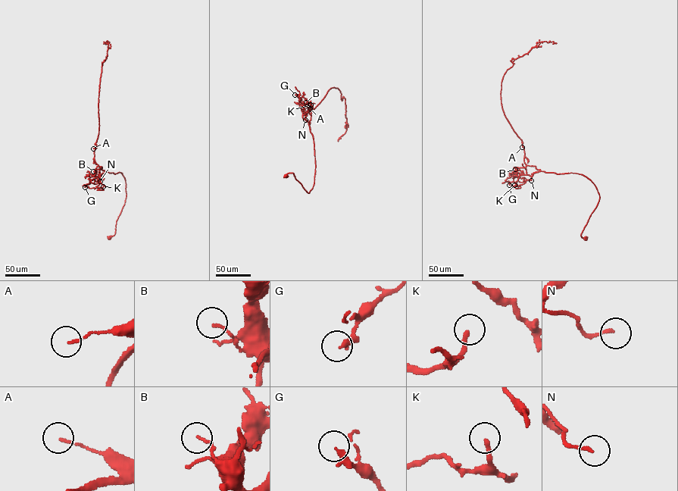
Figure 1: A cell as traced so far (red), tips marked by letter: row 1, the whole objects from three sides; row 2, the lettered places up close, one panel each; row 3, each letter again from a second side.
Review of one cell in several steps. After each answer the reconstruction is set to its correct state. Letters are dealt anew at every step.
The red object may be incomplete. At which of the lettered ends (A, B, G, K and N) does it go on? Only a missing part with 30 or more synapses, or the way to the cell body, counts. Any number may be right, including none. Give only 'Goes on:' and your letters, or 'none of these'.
Goes on: none of these

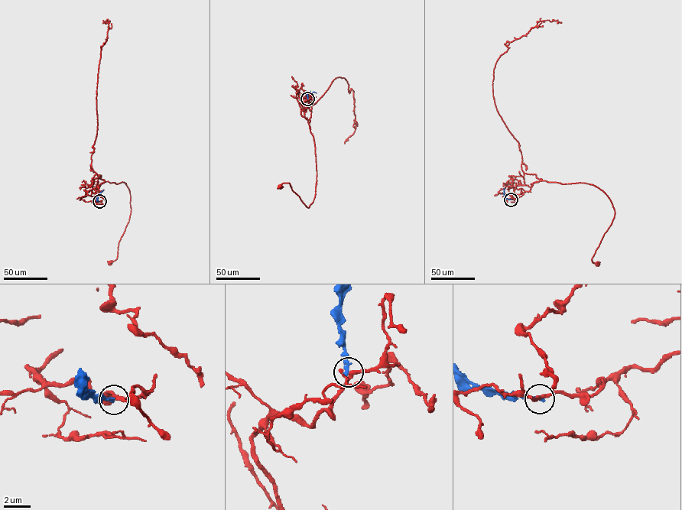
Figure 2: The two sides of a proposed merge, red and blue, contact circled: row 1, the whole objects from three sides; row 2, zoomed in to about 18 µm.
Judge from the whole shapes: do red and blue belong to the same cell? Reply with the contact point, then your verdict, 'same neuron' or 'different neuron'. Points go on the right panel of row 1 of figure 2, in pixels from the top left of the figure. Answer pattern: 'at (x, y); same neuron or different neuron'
at (511, 199); different neuron

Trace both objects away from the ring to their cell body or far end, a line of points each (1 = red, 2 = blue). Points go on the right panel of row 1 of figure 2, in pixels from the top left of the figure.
1: (511, 199), (541, 180), (585, 183), (602, 190), (615, 214), (592, 259), (597, 264)
2: (511, 199), (505, 196), (504, 188)

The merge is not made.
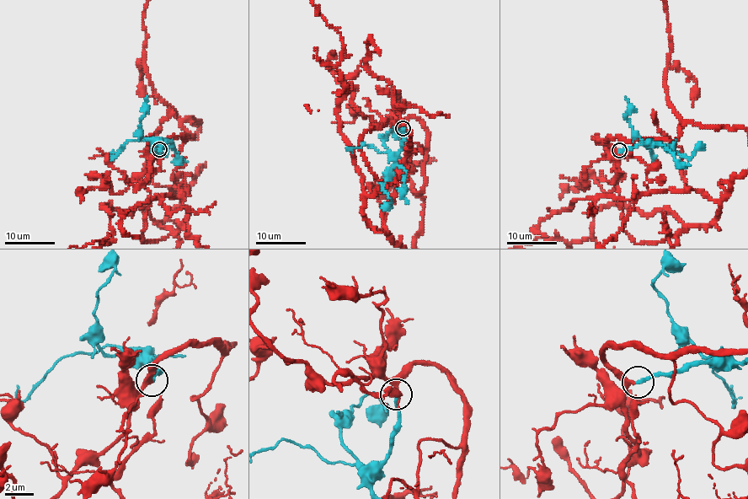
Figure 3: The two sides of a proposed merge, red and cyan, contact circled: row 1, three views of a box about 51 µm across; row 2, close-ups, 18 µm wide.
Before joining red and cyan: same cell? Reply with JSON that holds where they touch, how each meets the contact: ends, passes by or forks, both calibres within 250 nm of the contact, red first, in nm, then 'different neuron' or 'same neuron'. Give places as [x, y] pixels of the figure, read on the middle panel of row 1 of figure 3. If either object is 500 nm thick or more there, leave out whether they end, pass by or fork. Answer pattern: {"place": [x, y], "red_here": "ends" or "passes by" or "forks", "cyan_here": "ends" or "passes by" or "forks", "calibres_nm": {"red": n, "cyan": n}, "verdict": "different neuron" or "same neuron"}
{"place": [403, 128], "red_here": "forks", "cyan_here": "ends", "calibres_nm": {"red": 200, "cyan": 200}, "verdict": "same neuron"}

